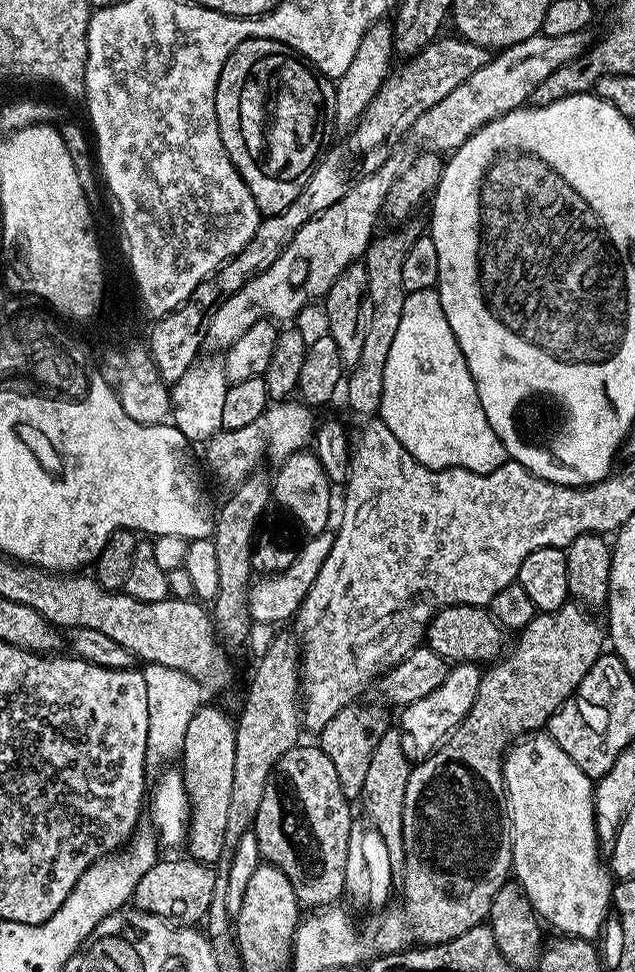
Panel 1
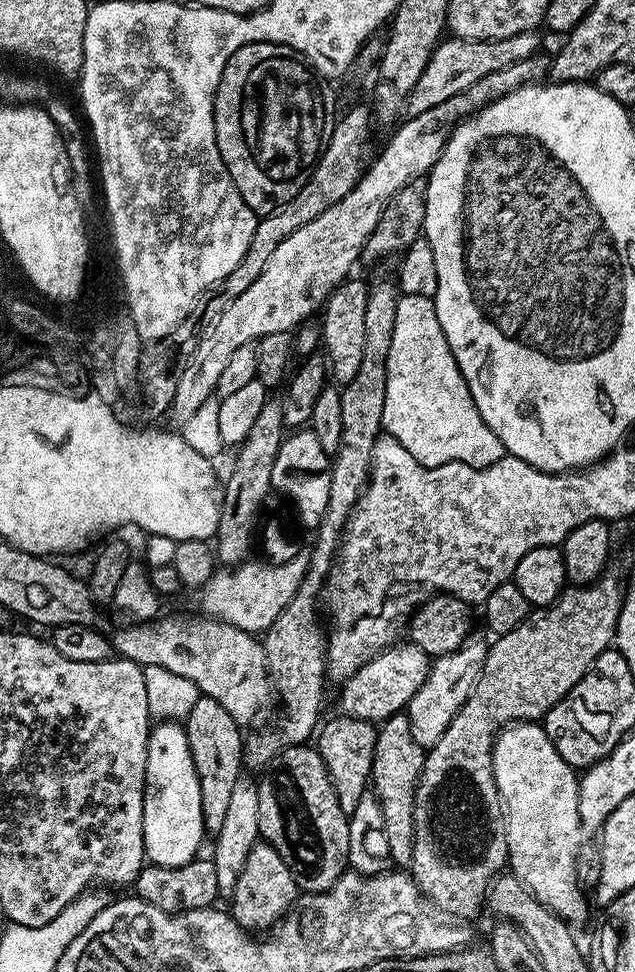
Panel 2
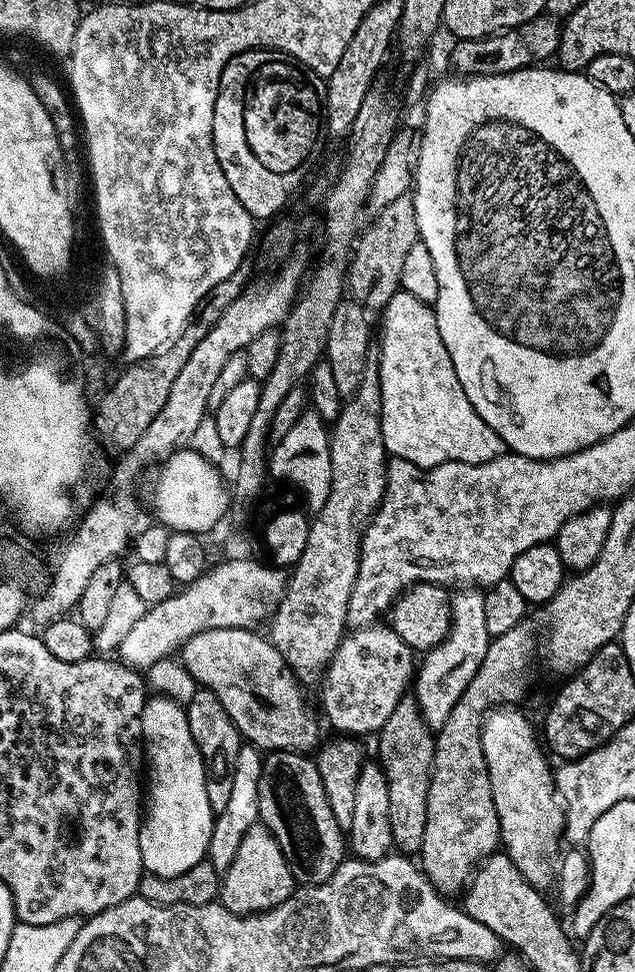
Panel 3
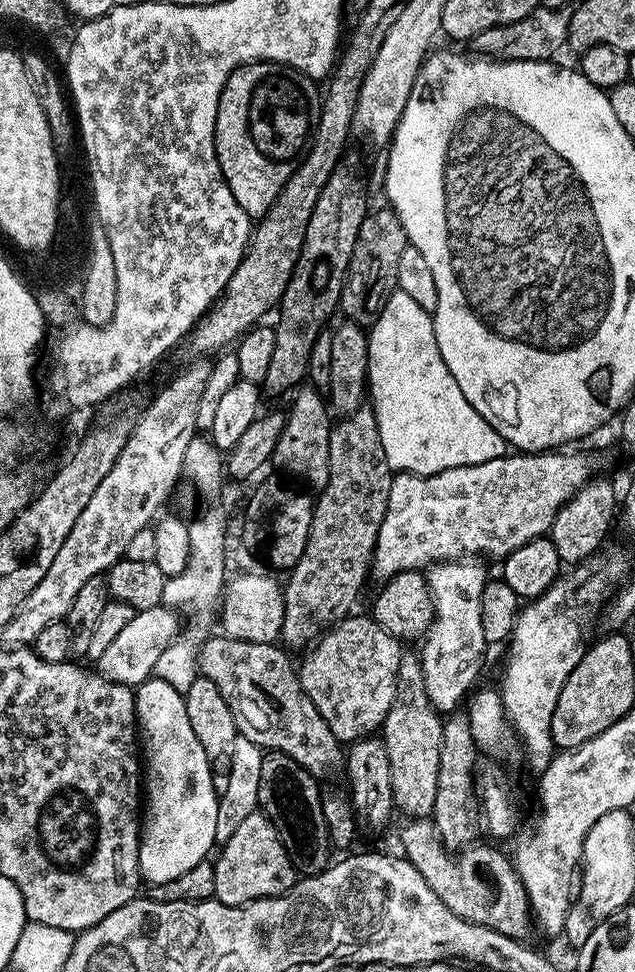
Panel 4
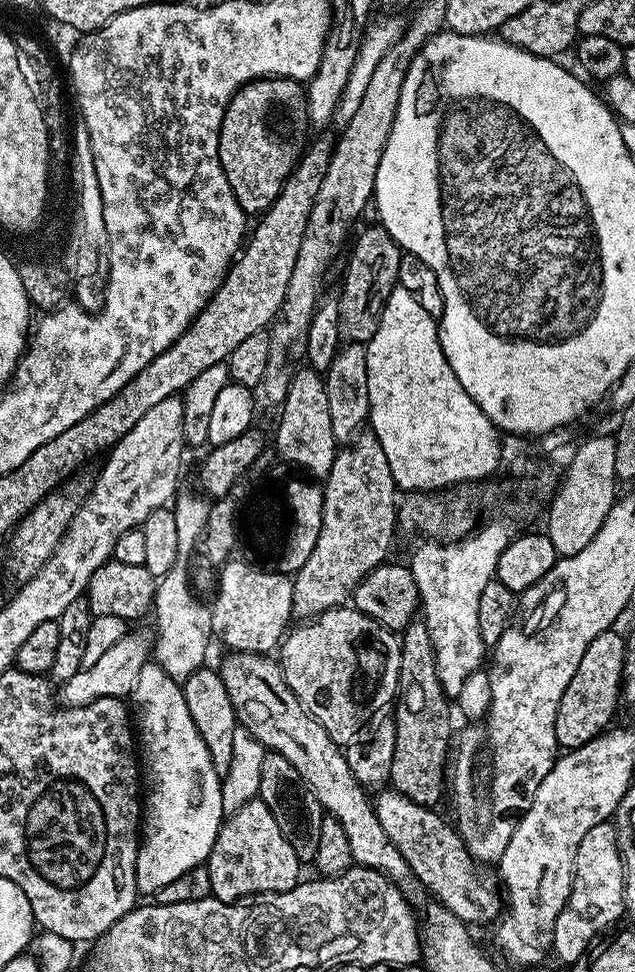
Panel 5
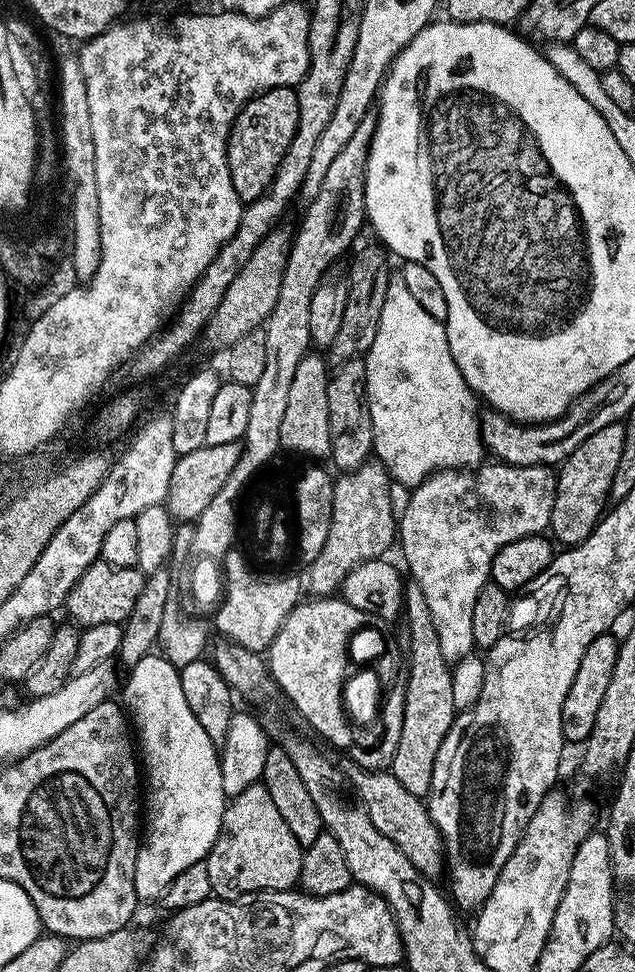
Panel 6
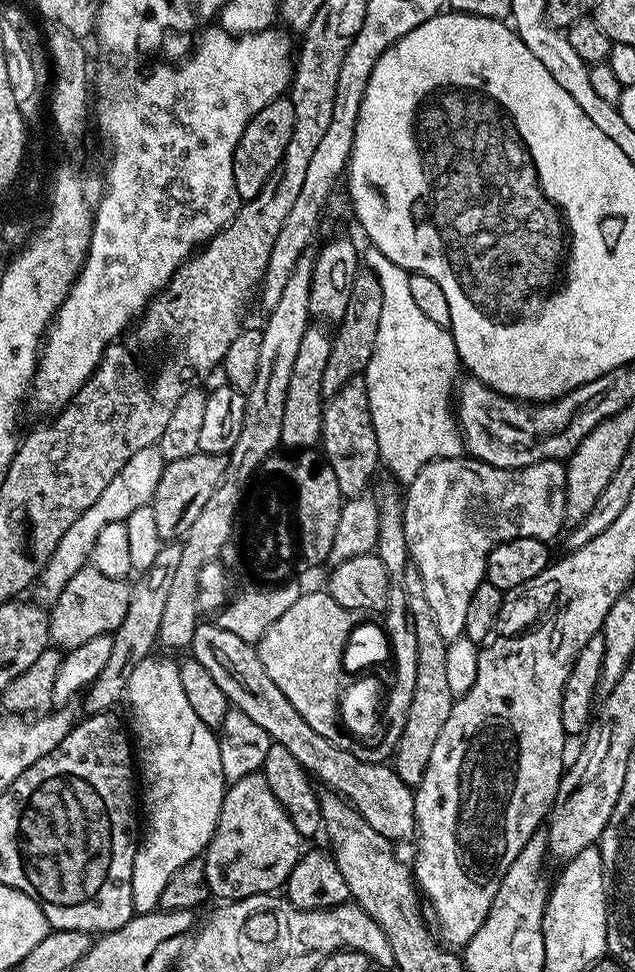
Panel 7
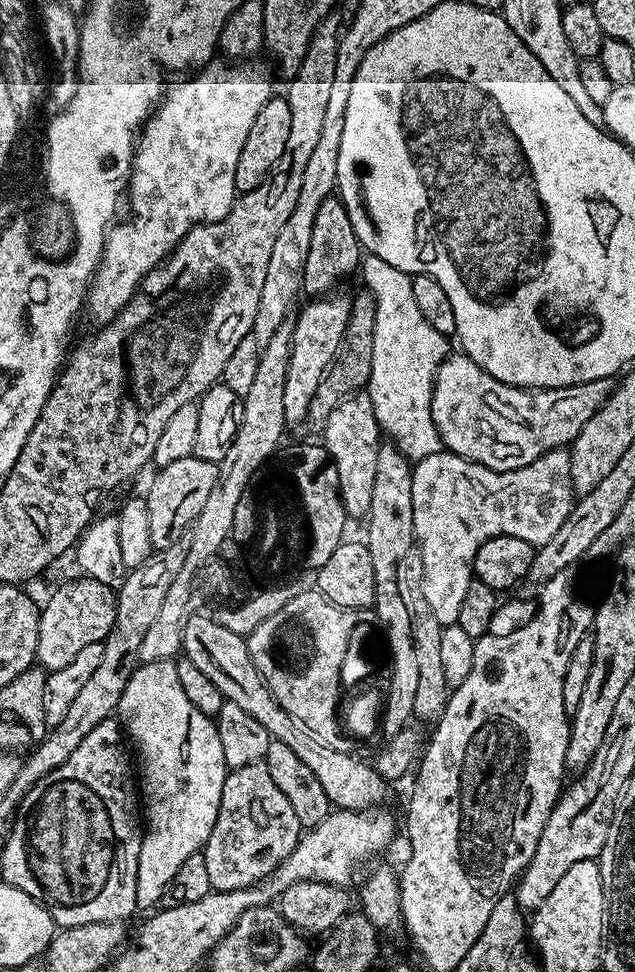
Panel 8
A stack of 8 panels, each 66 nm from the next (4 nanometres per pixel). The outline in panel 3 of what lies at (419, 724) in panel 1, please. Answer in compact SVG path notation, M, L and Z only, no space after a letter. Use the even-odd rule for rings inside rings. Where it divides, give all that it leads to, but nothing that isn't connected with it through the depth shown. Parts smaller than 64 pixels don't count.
M464 586L451 593L452 625L448 627L448 637L437 648L431 648L423 653L422 663L415 673L414 699L424 715L425 723L433 730L439 730L448 721L450 710L454 710L466 686L470 686L470 678L478 674L482 658L486 658L490 637L486 630L483 601L484 592L476 586Z

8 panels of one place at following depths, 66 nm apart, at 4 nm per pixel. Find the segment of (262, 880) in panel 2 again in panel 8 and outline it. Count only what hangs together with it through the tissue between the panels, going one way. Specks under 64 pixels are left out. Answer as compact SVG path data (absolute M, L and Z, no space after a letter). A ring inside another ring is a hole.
M263 762L231 769L222 786L222 802L203 853L213 892L249 888L271 874L296 848L302 835L290 801L278 790Z

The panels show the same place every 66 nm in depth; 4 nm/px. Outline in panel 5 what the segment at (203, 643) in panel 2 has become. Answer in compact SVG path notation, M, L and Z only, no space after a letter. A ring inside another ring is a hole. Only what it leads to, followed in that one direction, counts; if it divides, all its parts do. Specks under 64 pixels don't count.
M229 651L227 655L218 664L218 671L222 682L226 682L226 694L230 694L230 702L234 702L237 721L250 730L267 751L280 752L282 758L286 758L286 762L290 762L290 766L302 774L325 813L336 819L342 830L346 830L350 854L359 867L373 868L384 873L409 898L421 895L418 878L410 870L406 858L398 854L394 842L386 838L386 830L382 830L382 822L378 822L369 793L350 771L344 757L345 749L336 744L334 738L330 738L330 734L326 734L320 723L306 711L304 704L298 702L279 663L268 654Z

